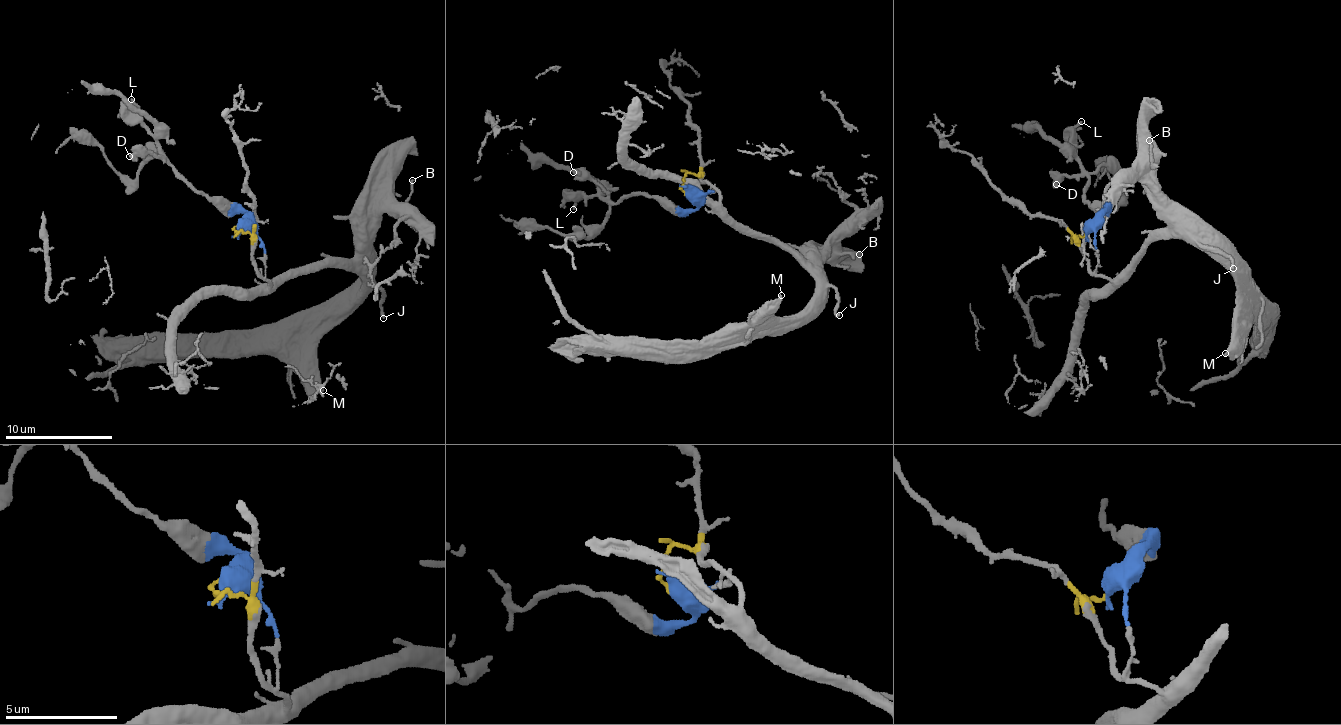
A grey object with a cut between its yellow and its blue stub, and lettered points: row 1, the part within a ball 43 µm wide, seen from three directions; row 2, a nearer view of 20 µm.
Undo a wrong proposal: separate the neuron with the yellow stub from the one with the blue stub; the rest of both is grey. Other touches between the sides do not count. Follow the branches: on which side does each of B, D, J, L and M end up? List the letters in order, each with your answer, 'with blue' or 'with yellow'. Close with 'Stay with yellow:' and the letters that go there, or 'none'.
B: with yellow
D: with blue
J: with yellow
L: with blue
M: with yellow
Stay with yellow: B, J, M

